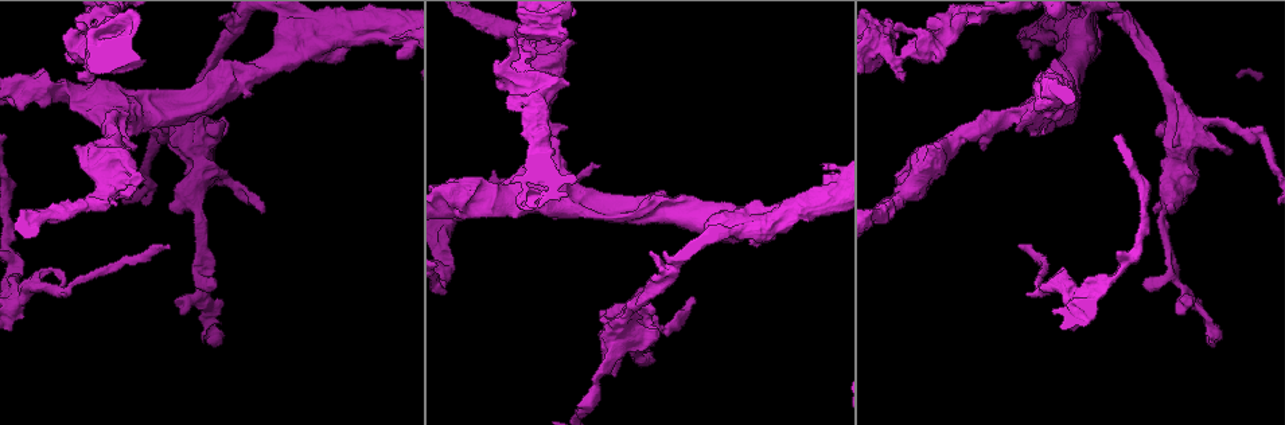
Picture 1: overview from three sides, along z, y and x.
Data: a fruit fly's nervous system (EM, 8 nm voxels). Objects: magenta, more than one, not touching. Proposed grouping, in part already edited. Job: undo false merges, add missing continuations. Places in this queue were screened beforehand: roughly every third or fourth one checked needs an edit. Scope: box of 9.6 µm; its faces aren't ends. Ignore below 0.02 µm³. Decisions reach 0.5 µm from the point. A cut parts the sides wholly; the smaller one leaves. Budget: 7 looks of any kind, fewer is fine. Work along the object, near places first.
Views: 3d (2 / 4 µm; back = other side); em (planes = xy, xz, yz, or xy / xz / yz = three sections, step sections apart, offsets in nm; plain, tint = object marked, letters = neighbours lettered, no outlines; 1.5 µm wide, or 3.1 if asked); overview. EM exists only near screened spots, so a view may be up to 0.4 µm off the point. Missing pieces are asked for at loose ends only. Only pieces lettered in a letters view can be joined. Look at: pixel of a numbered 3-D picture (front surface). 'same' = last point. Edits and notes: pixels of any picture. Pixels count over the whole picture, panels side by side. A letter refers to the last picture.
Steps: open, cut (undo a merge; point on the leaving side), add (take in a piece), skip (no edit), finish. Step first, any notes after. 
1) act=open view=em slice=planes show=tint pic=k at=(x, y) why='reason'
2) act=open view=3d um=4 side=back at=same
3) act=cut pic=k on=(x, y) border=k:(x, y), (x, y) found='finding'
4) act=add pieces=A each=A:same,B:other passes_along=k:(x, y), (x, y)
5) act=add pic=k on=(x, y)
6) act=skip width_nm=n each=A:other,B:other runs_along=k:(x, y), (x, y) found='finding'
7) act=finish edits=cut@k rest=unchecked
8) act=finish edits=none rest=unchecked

act=open view=3d um=2 pic=1 at=(576, 42)

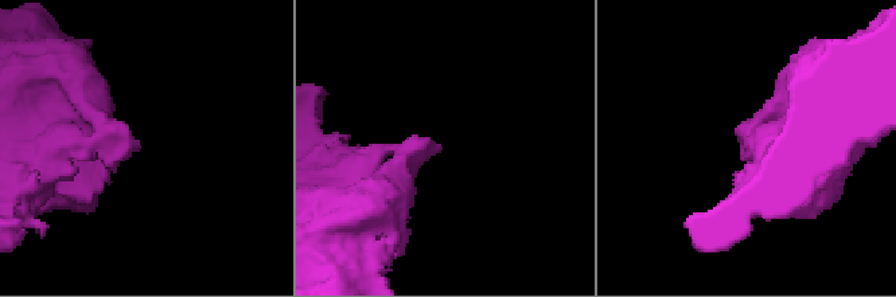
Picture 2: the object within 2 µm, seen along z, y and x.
act=open view=em slice=planes show=letters pic=2 at=(137, 146)

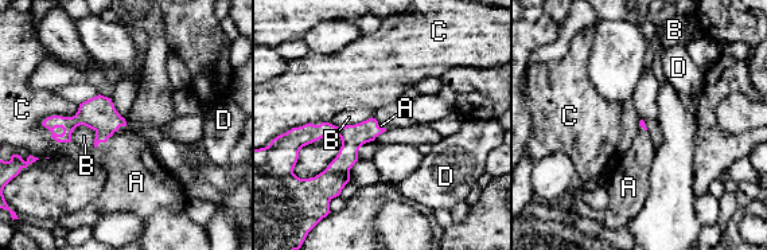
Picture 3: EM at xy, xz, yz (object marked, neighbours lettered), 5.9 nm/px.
act=add pic=3 on=(132, 168) longest_contact=C:240nm each=A:same,B:other,C:other,D:other found='it goes on there'

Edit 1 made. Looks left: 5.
act=open view=em slice=planes show=plain pic=1 at=(204, 295) why='branch point'

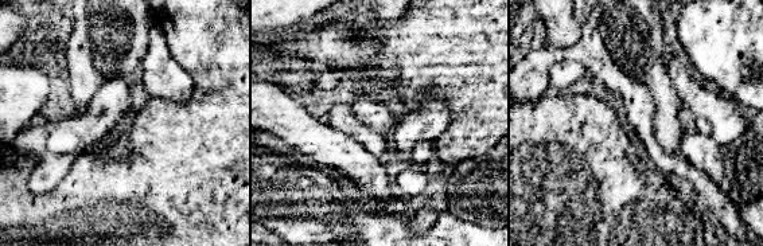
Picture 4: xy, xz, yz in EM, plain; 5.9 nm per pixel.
act=open view=em slice=planes show=letters at=same why='what lies round it'

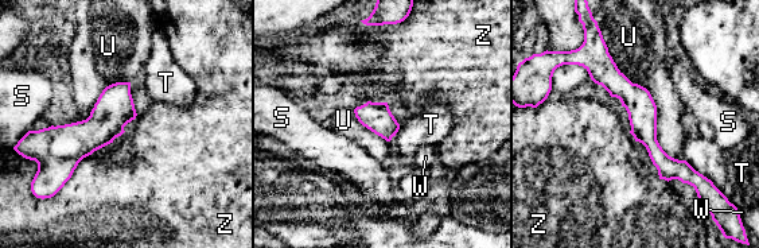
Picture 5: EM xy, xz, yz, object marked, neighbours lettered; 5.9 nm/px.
act=skip longest_contact=U:850nm each=S:other,T:other,U:other,W:other,Z:other border=5:(603, 39), (684, 161) found='one neuron here'

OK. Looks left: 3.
act=open view=em slice=xy step=4 show=letters pic=1 at=(566, 83) why='an open end'

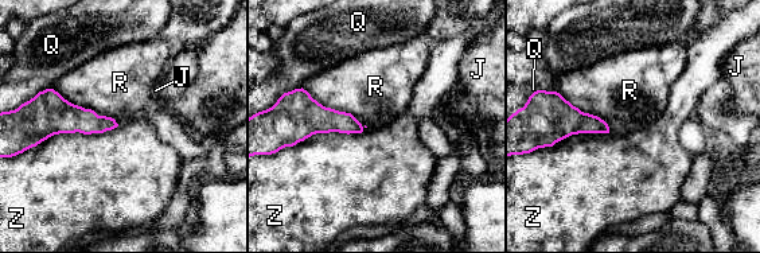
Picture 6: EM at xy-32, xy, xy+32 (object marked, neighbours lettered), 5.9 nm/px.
act=skip each=J:other,Q:other,R:other,Z:other border=6:(119, 125), (54, 133), (18, 155) found='no lettered piece goes on from it'

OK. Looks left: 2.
act=finish edits=add@3 rest=unchecked

